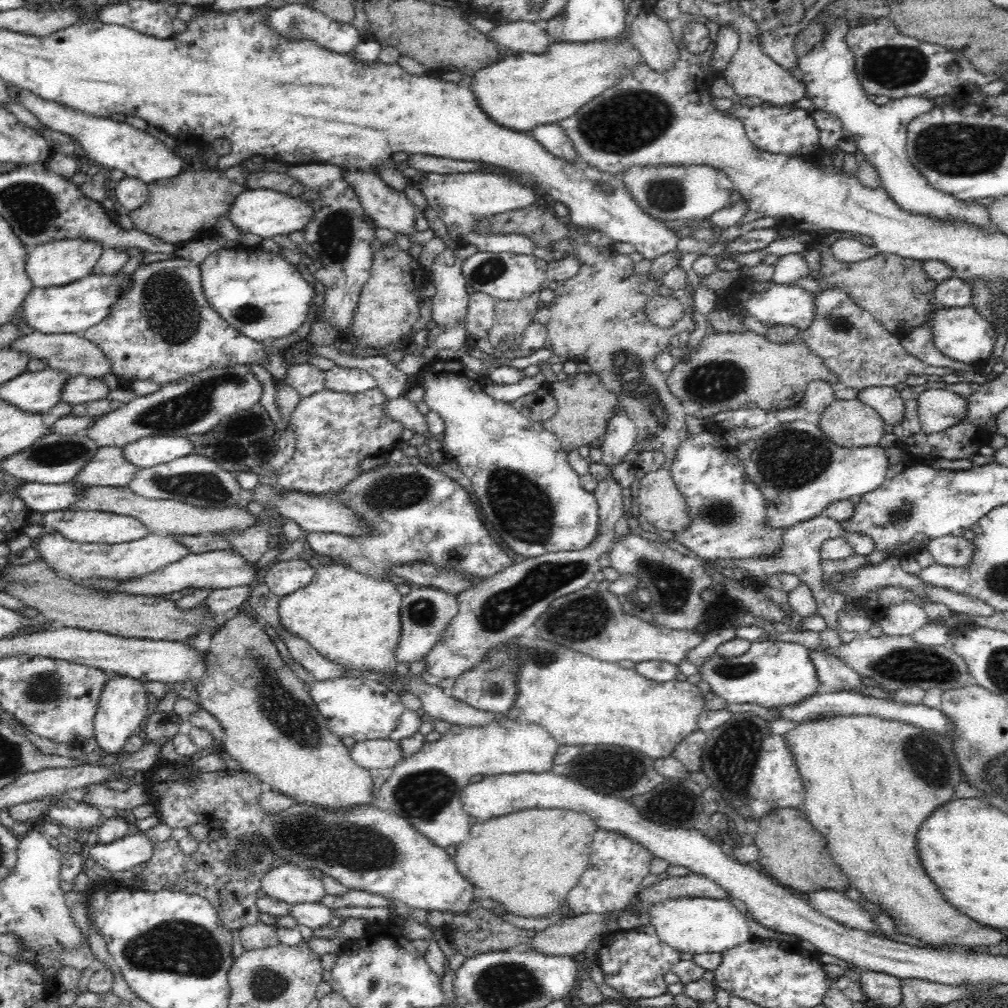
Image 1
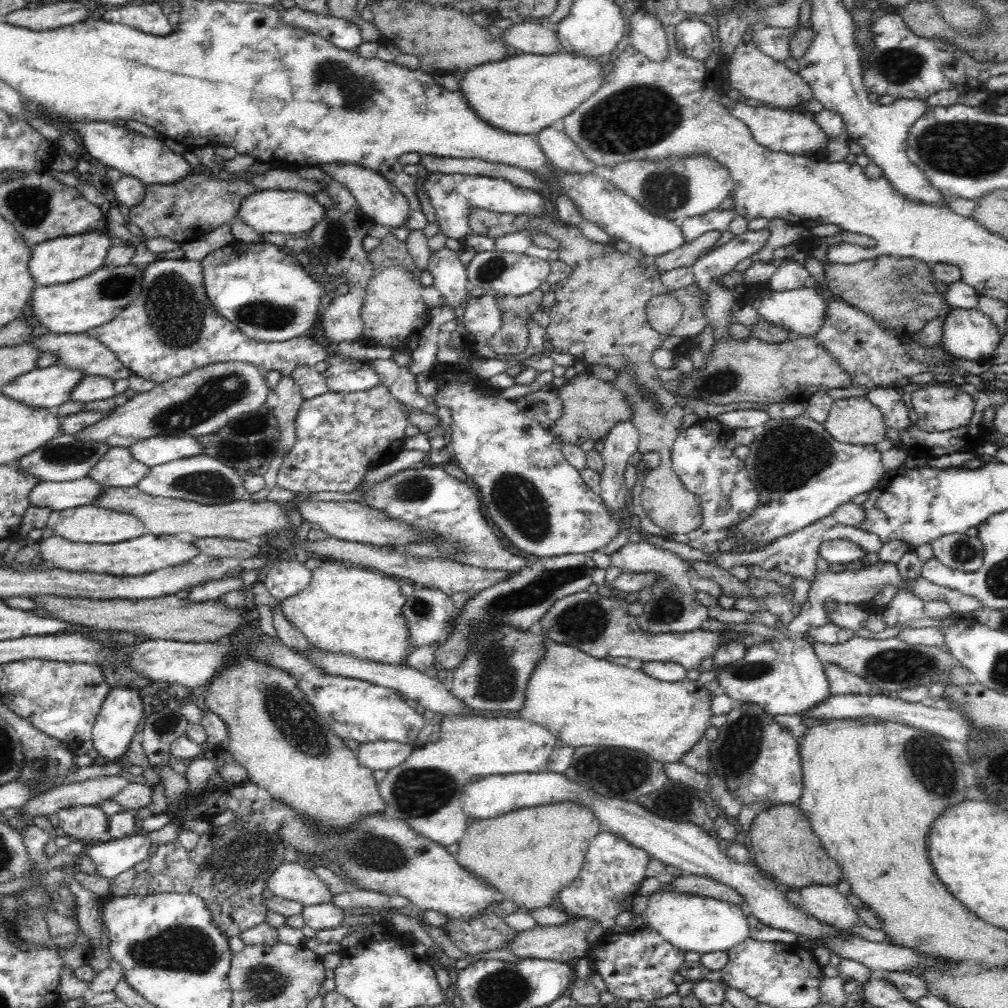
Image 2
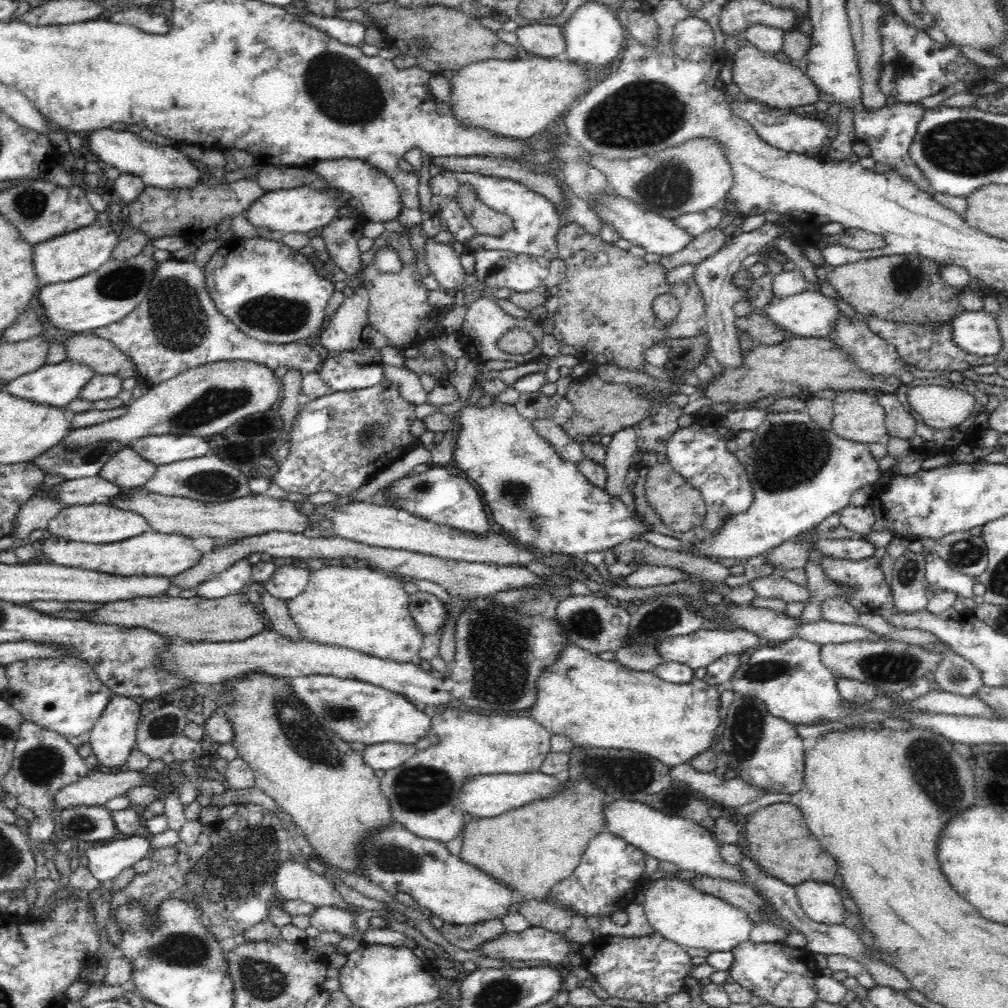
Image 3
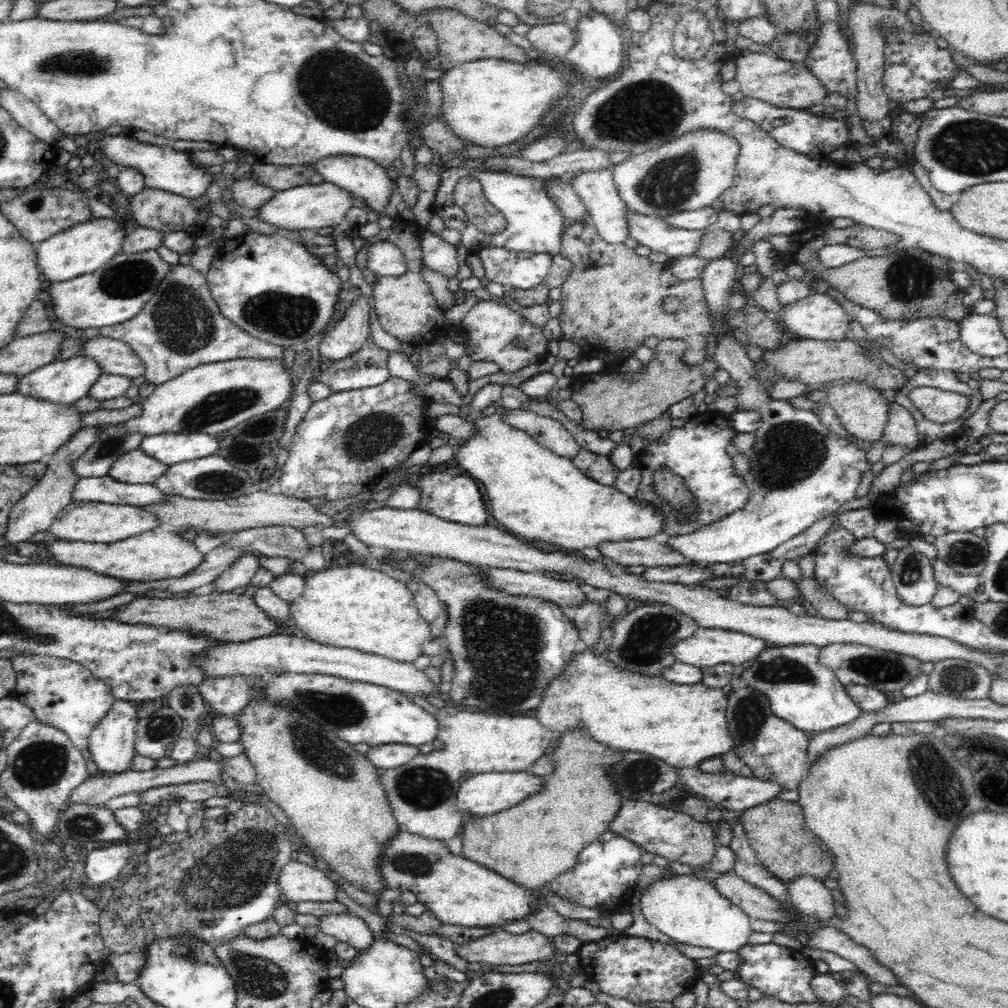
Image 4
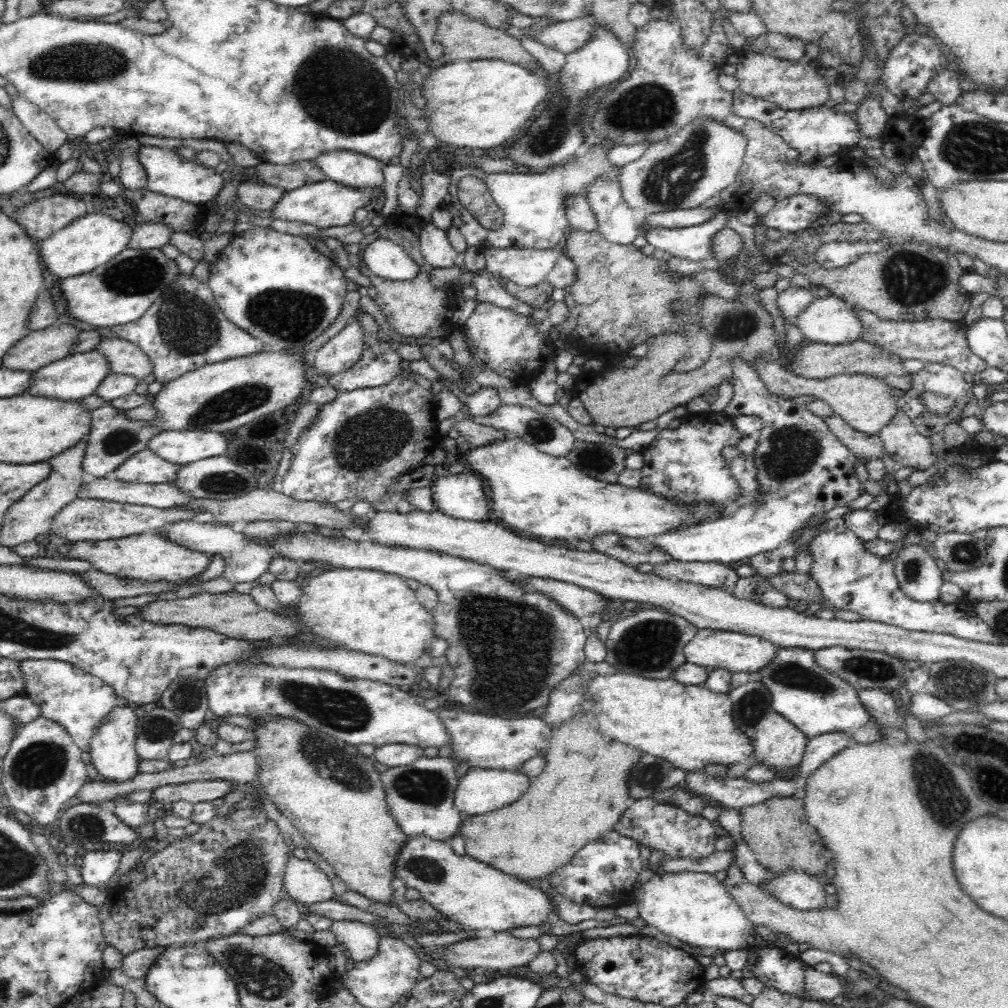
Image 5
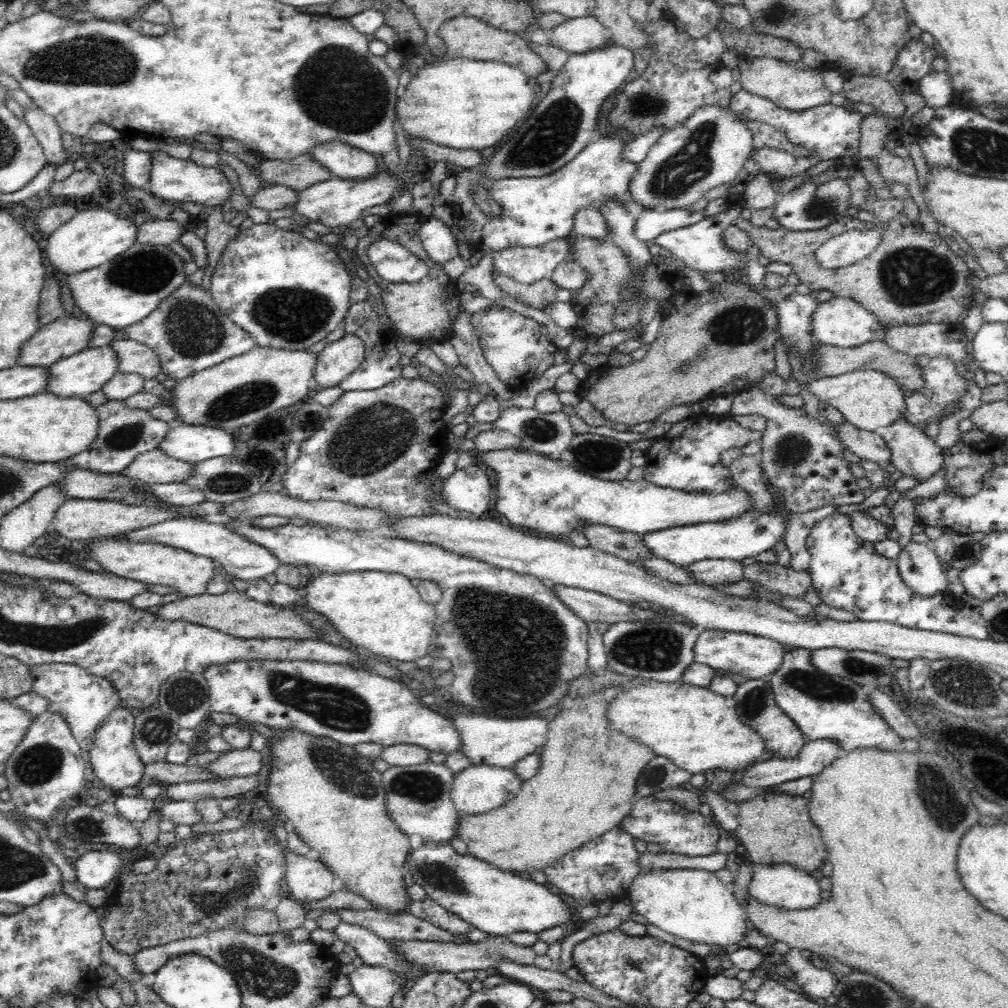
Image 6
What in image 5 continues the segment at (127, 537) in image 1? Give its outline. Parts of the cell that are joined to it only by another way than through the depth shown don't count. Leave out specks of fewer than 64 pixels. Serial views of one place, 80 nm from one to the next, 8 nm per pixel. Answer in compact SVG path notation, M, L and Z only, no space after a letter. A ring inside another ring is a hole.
M100 499L72 500L63 510L60 510L51 525L50 534L56 534L60 538L66 538L70 542L116 540L132 535L142 534L146 531L156 531L162 525L178 523L186 520L198 520L198 522L210 522L210 514L206 511L194 511L194 509L168 508L158 509L152 506L141 506L108 502Z

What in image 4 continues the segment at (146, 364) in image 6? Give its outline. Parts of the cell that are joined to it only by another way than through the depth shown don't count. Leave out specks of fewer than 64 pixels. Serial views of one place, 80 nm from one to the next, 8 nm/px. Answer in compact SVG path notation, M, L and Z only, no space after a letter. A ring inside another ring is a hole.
M100 335L84 339L80 356L89 356L99 364L102 372L116 376L138 378L144 374L144 365L136 353L125 342Z

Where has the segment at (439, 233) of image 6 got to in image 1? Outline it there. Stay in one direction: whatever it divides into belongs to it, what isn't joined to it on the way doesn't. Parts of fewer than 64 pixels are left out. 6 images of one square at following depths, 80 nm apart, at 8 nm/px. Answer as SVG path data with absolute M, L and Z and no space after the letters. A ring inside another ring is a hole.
M444 250L436 256L430 275L436 294L428 302L431 320L437 326L450 329L456 322L465 322L468 314L469 296L461 269L463 260L456 256L456 250Z

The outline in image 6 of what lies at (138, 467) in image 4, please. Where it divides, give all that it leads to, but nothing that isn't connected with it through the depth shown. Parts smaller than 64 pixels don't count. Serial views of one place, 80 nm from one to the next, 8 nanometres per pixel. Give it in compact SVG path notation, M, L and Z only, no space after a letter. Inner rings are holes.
M156 449L140 454L127 470L120 474L127 474L134 479L134 482L142 484L183 483L192 476L194 466L196 463L182 462L166 457L166 454Z

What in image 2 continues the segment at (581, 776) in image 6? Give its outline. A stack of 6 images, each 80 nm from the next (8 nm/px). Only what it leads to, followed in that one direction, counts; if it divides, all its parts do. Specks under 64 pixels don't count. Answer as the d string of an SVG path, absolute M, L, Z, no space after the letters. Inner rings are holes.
M579 802L528 806L488 820L470 820L454 857L464 870L485 880L503 899L516 902L521 910L546 908L558 905L560 890L574 882L574 878L580 874L590 842L600 831L601 824L596 815Z

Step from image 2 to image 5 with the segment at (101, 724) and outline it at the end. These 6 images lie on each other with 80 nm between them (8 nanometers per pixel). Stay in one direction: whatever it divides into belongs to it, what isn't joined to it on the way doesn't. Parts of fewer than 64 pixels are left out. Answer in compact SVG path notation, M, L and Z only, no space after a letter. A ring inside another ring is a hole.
M120 703L105 716L102 726L92 735L89 753L101 780L127 781L139 771L140 758L135 749L137 720L133 709Z

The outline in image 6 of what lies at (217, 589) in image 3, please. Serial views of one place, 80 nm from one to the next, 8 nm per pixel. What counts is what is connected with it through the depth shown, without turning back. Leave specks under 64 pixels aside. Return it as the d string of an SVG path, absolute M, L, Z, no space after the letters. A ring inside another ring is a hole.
M178 518L173 520L168 520L165 522L162 522L161 524L156 524L152 526L144 526L144 528L138 528L138 530L132 530L132 532L126 532L126 534L122 534L121 536L116 537L126 537L128 541L132 542L152 542L152 543L158 543L158 544L164 544L166 546L172 546L174 548L179 548L182 550L187 550L188 552L192 552L192 554L196 554L198 556L206 556L208 558L211 558L218 564L220 564L223 567L223 573L228 579L240 579L243 581L250 582L252 580L259 580L264 579L264 576L268 576L268 574L272 574L275 572L275 570L278 568L278 565L280 564L279 560L270 552L267 548L264 548L263 546L260 546L246 538L244 536L236 533L236 531L232 530L231 528L228 528L227 526L224 526L222 524L209 524L208 522L201 521L200 519L194 519L194 518Z

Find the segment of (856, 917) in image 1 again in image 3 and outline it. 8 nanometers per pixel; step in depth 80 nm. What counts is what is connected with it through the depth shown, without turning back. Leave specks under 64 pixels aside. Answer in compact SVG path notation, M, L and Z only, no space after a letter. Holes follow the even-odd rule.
M808 880L796 884L794 888L808 919L826 925L843 924L847 909L834 885Z

